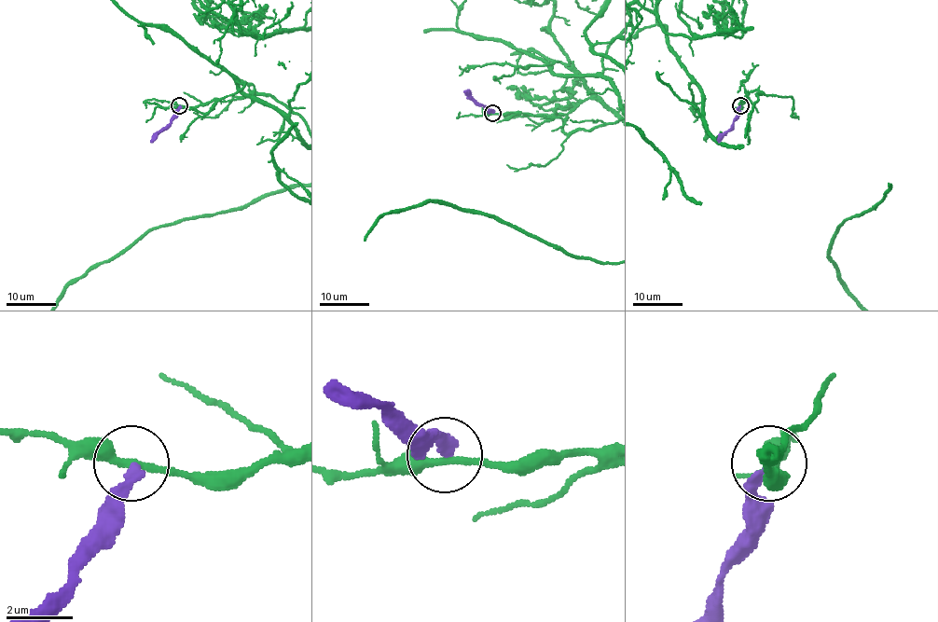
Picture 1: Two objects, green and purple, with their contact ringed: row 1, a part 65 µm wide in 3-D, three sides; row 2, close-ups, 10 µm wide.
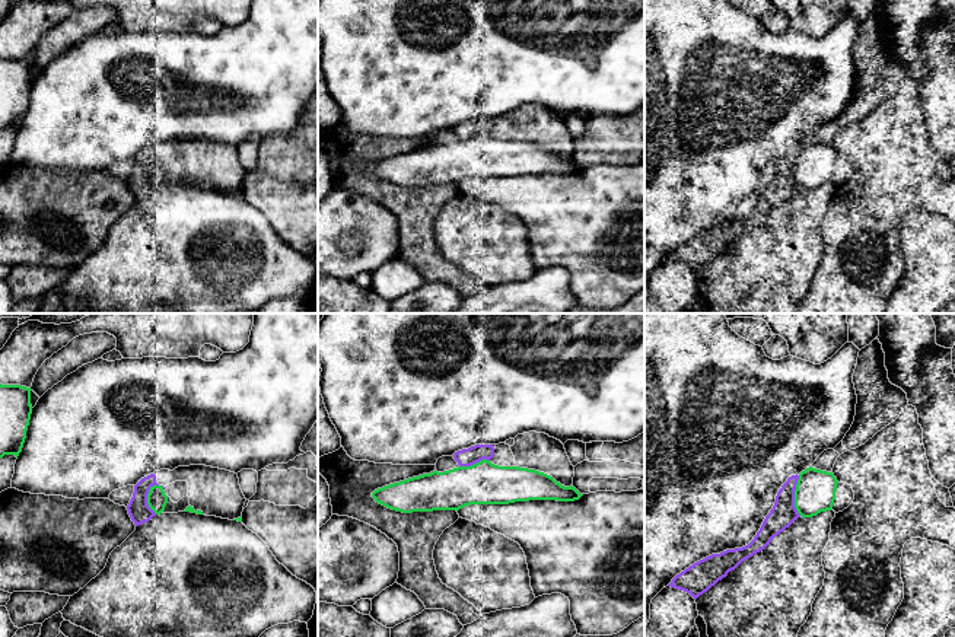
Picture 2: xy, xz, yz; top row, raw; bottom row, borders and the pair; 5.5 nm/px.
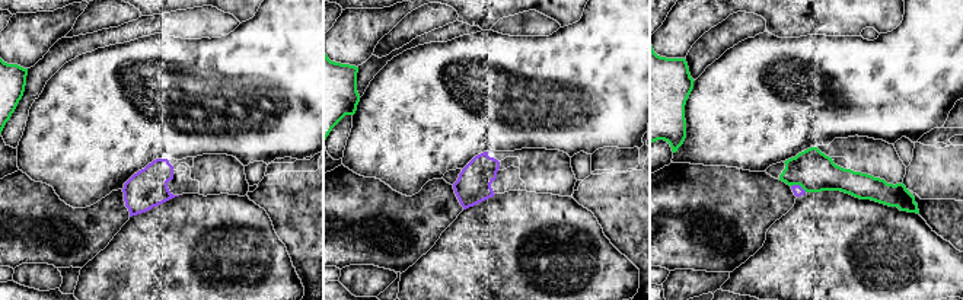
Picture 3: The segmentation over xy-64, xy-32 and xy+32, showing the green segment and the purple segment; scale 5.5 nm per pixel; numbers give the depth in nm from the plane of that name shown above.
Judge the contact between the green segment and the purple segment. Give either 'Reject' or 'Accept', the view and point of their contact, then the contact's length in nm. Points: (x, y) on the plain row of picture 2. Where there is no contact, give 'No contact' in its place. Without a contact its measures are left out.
Reject. Touches green at yz (795, 169). Shared border 220 nm

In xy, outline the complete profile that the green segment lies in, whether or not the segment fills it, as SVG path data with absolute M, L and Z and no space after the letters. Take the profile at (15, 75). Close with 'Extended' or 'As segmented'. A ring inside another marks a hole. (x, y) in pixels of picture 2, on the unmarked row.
M0 57L0 131L19 130L31 87L31 61Z. As segmented

